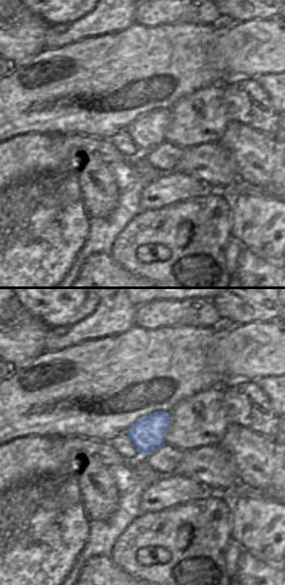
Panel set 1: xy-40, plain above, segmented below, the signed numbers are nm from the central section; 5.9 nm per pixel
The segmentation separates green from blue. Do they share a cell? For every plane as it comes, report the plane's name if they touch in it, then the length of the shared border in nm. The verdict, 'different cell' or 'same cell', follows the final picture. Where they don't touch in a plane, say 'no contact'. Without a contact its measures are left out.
xy-40 | 40 nm

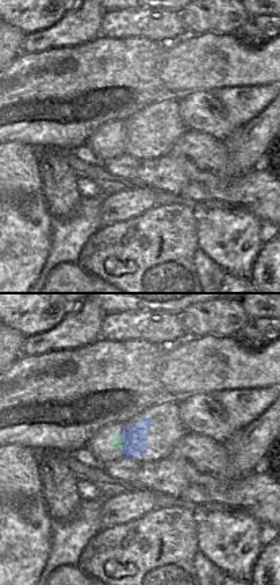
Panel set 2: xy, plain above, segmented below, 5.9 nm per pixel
xy | 120 nm

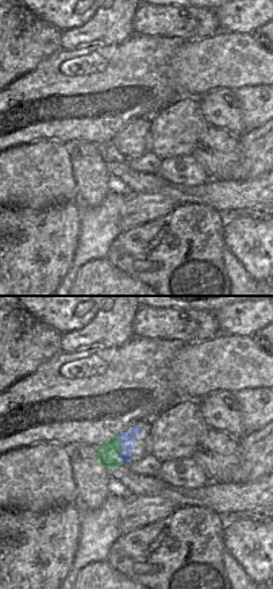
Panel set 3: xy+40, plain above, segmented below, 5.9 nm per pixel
xy+40 | 180 nm

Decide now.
same cell

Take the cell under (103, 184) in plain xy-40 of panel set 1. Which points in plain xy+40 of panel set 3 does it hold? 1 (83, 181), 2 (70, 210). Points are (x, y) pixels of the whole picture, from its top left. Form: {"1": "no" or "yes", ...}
{"1": "yes", "2": "yes"}

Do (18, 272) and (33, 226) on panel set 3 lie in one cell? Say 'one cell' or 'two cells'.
one cell

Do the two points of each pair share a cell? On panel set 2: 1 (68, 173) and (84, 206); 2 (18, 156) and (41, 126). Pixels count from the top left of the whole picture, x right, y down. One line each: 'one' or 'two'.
1: one
2: two

